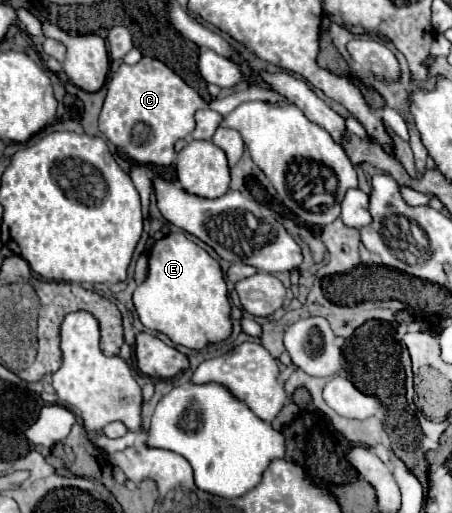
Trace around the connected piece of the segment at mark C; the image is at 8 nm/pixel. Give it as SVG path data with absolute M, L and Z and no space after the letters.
M141 58L141 62L133 66L121 64L107 90L99 116L99 130L121 154L137 164L169 166L175 160L175 142L189 138L195 128L195 112L199 108L213 108L171 68L155 58Z

